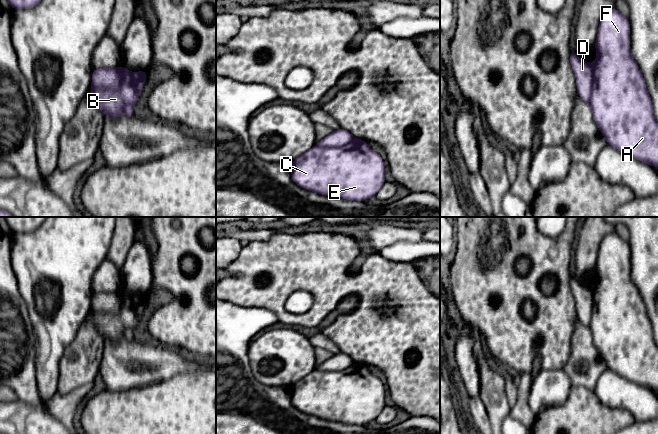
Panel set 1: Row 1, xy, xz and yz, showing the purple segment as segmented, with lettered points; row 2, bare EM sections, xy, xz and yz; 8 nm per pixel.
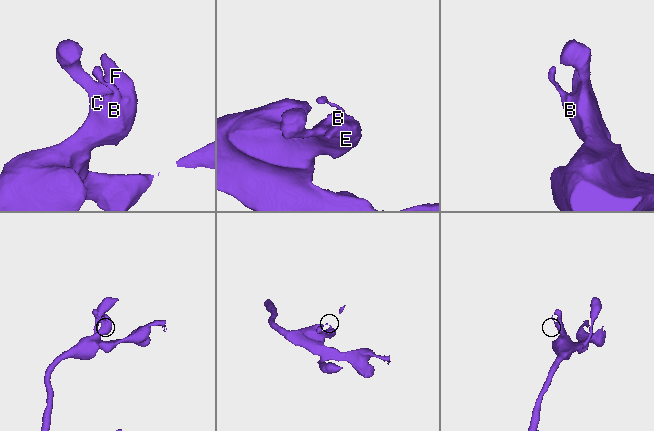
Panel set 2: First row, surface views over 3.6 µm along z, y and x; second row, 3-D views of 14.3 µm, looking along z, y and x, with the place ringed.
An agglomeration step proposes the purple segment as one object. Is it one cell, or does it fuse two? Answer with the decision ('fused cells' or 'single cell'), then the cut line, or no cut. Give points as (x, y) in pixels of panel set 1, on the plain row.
fused cells | xy (122, 290), (122, 305), (116, 312), (101, 313), (92, 308)

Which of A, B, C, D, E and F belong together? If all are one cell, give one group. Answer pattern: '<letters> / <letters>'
A B C E F / D

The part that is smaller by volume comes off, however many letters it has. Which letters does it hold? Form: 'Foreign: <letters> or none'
Foreign: D

